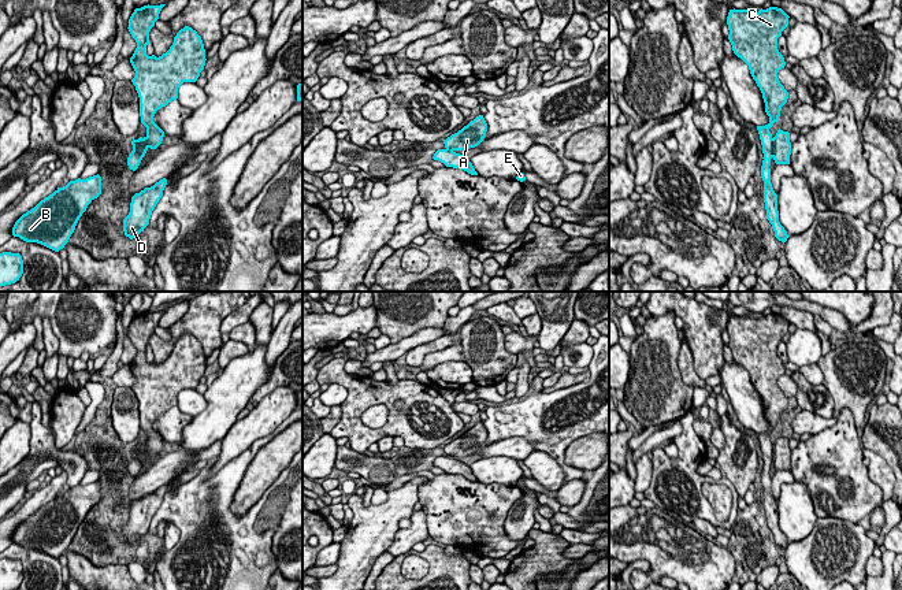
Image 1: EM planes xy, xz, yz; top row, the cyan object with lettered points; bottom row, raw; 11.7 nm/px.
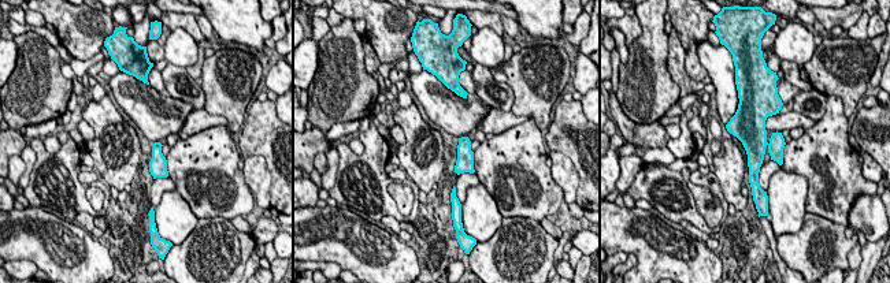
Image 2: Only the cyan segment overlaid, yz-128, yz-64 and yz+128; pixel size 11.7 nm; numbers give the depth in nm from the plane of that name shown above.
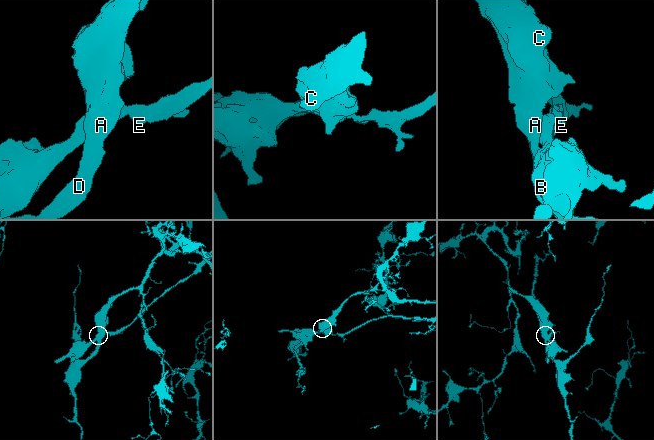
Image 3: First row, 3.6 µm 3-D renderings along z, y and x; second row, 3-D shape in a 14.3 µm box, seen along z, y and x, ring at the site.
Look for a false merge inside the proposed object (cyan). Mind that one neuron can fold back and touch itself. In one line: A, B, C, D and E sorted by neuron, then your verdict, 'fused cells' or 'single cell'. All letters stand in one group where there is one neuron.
A C D / B E; fused cells

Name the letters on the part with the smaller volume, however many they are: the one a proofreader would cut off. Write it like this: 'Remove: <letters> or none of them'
Remove: B, E

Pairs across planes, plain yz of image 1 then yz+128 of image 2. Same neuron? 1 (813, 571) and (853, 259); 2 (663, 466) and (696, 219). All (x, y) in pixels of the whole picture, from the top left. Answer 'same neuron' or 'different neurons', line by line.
1: different neurons
2: same neuron

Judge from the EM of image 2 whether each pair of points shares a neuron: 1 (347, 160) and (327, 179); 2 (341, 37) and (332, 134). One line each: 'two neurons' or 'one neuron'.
1: two neurons
2: two neurons

